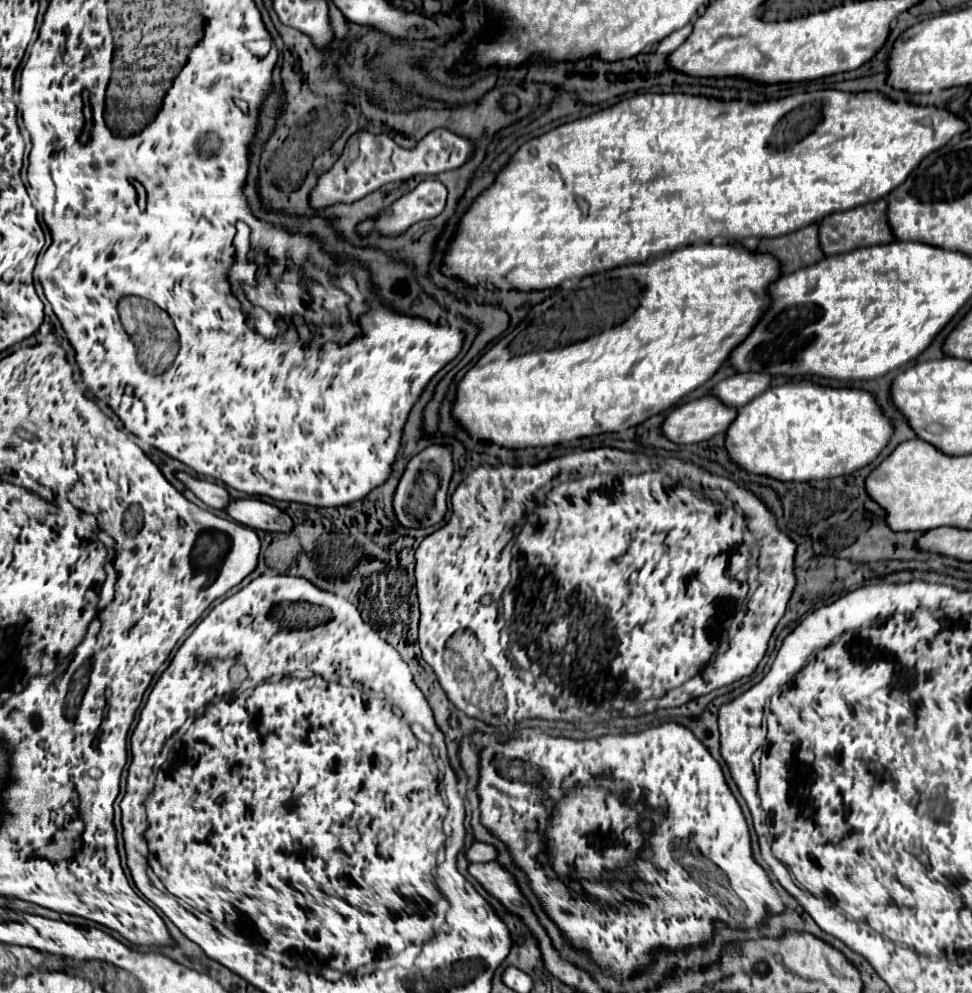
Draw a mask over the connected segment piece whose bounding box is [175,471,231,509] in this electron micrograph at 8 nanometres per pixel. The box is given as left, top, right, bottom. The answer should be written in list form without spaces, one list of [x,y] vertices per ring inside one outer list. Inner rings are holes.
[[[175,471],[175,477],[181,483],[185,483],[185,487],[191,489],[211,509],[223,509],[223,505],[227,505],[227,501],[231,501],[229,493],[221,485],[217,485],[217,483],[193,477],[191,473],[185,473],[185,471]]]

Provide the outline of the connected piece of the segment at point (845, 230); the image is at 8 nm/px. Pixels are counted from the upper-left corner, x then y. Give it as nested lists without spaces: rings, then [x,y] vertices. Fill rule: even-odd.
[[[875,201],[867,203],[843,213],[833,213],[819,223],[819,245],[825,255],[837,255],[837,253],[847,253],[857,247],[871,247],[871,245],[887,245],[893,241],[893,235],[885,227],[883,215],[885,215],[885,205],[887,201]]]

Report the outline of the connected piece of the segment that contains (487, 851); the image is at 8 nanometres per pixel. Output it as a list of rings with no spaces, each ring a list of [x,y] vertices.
[[[473,843],[467,851],[465,857],[469,863],[485,863],[485,861],[493,861],[495,859],[495,849],[487,843]]]

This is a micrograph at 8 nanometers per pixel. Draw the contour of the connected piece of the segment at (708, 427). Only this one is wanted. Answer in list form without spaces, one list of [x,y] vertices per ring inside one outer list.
[[[701,397],[675,407],[661,423],[661,435],[677,445],[701,443],[717,433],[725,433],[731,419],[735,419],[735,413],[735,409],[729,409],[711,397]]]

